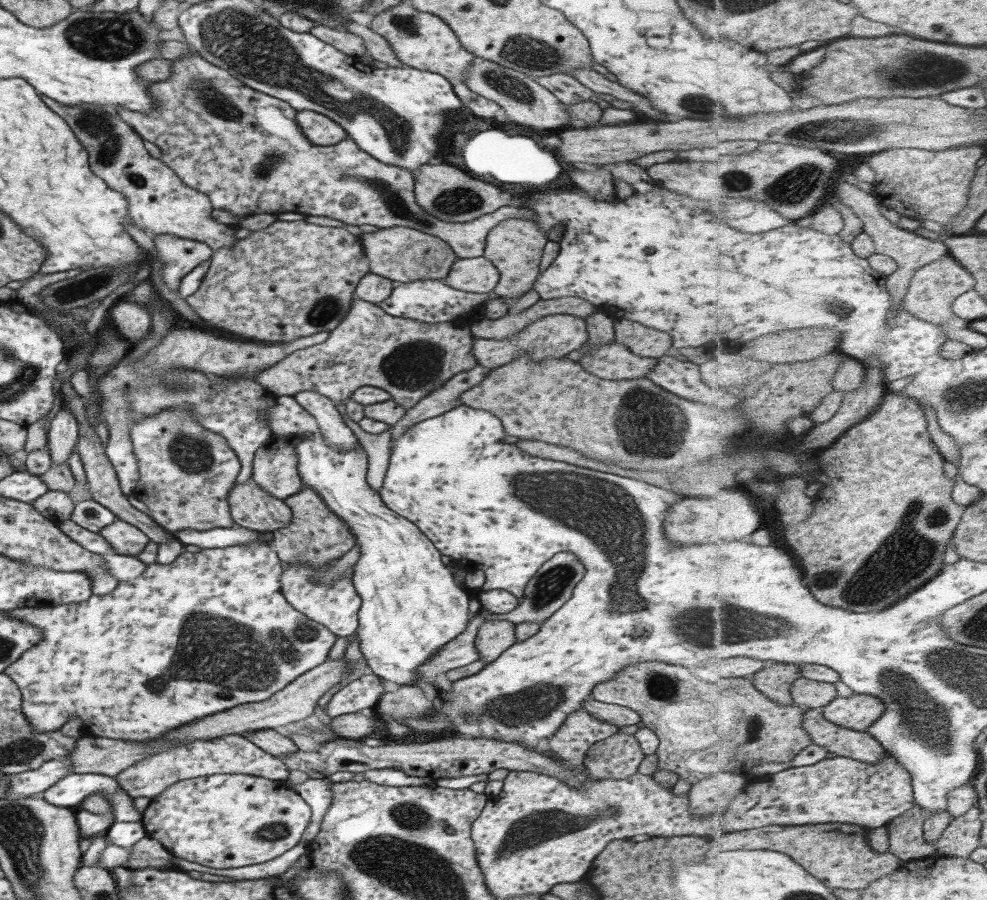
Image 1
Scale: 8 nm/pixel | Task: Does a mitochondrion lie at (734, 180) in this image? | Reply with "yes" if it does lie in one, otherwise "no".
yes

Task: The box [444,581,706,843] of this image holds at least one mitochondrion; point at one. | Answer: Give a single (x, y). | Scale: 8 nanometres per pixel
(536, 703)

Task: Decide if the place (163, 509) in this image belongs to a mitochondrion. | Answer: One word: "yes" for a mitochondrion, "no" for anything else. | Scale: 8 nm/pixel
no

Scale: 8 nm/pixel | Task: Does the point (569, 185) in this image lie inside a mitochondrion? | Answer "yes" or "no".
no

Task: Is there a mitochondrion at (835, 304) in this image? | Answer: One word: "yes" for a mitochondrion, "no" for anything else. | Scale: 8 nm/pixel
yes

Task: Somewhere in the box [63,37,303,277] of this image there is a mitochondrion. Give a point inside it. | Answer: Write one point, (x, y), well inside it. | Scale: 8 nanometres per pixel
(107, 141)

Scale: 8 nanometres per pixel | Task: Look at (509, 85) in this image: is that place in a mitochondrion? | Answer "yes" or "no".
yes

